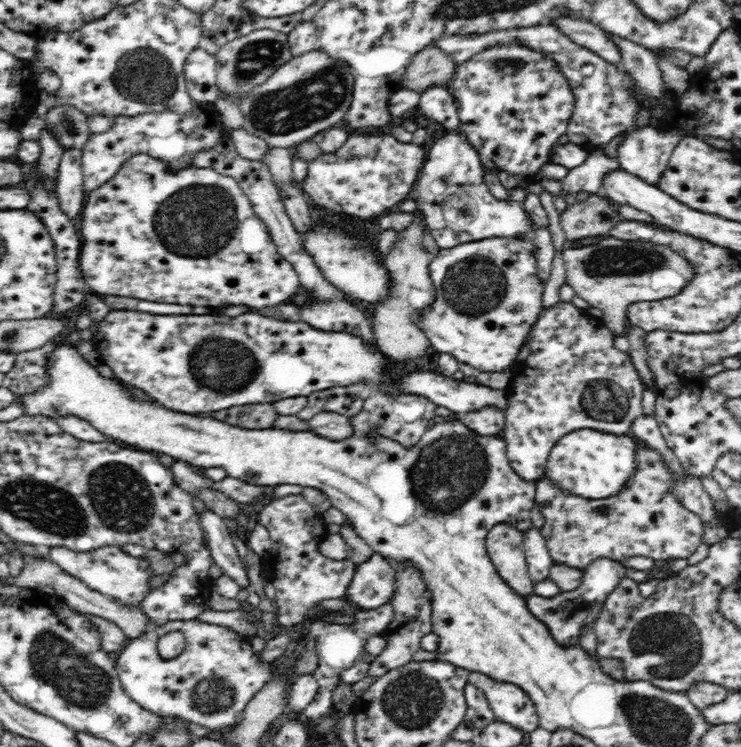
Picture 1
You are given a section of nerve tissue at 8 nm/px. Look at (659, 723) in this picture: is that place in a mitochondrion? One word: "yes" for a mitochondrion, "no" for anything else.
yes

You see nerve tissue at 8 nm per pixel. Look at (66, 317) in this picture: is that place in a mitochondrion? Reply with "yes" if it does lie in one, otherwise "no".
no

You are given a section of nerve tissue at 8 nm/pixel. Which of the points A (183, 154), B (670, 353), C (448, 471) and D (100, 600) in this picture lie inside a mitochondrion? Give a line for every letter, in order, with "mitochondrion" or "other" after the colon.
A: other
B: other
C: mitochondrion
D: other

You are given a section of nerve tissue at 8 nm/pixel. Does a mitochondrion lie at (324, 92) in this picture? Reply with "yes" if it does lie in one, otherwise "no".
yes

